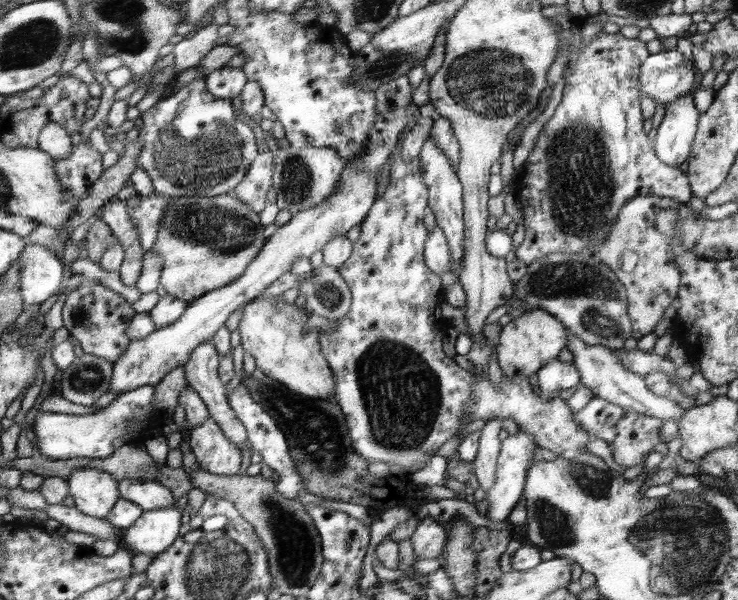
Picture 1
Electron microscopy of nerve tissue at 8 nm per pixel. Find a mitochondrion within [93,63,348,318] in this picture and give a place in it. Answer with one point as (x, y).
(207, 154)

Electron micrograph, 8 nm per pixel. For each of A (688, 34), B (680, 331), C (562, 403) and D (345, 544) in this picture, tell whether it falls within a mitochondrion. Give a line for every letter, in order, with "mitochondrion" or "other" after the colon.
A: other
B: other
C: other
D: other

